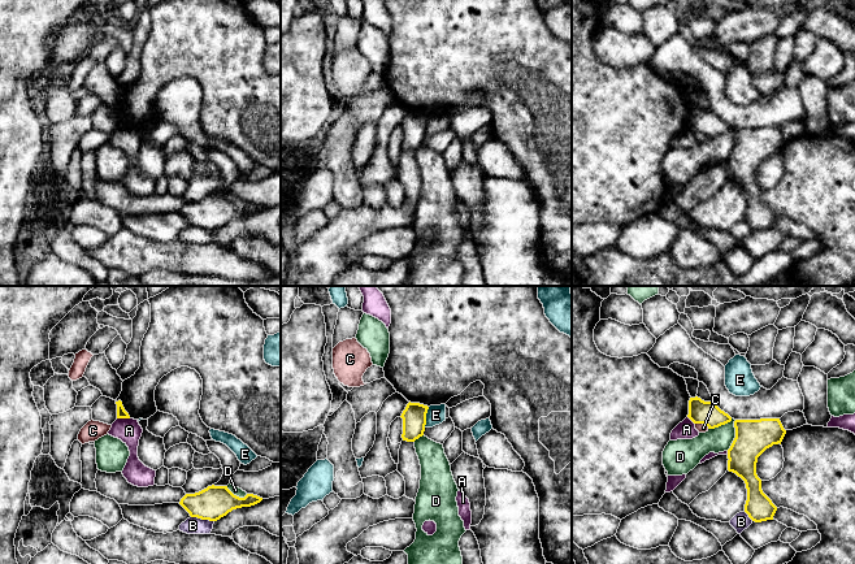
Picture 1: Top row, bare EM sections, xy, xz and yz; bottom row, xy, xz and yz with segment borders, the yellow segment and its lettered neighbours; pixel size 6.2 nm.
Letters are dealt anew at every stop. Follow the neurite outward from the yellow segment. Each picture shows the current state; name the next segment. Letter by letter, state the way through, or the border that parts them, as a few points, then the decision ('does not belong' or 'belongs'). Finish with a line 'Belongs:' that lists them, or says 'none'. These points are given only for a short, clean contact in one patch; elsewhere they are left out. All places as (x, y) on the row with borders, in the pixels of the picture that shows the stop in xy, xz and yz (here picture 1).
A: does not belong
B: does not belong
C: along yz (695, 422), (702, 422), (708, 428) | does not belong
D: does not belong
E: does not belong
Belongs: none

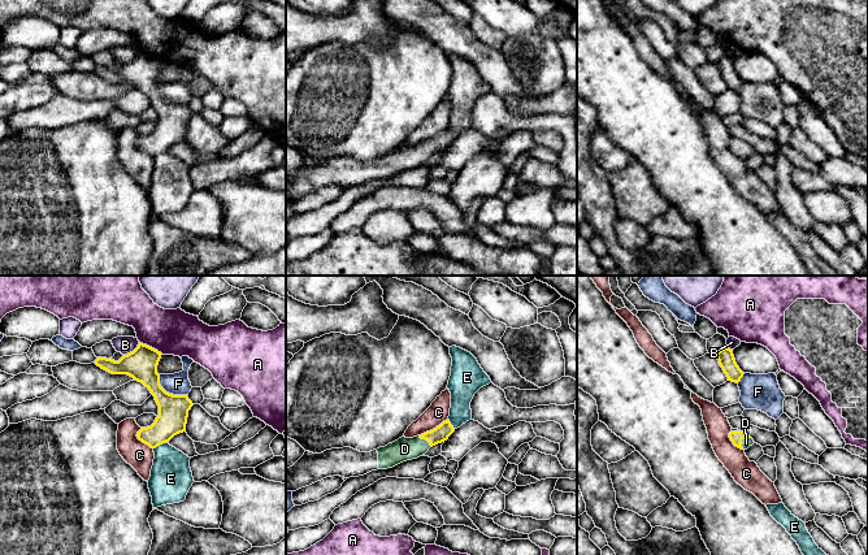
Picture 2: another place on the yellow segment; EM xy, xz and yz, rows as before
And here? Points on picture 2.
A: does not belong
B: does not belong
C: does not belong
D: across yz (736, 437), (741, 441), (746, 443) | belongs
E: along xy (166, 441), (153, 449) | does not belong
F: does not belong
Belongs: D

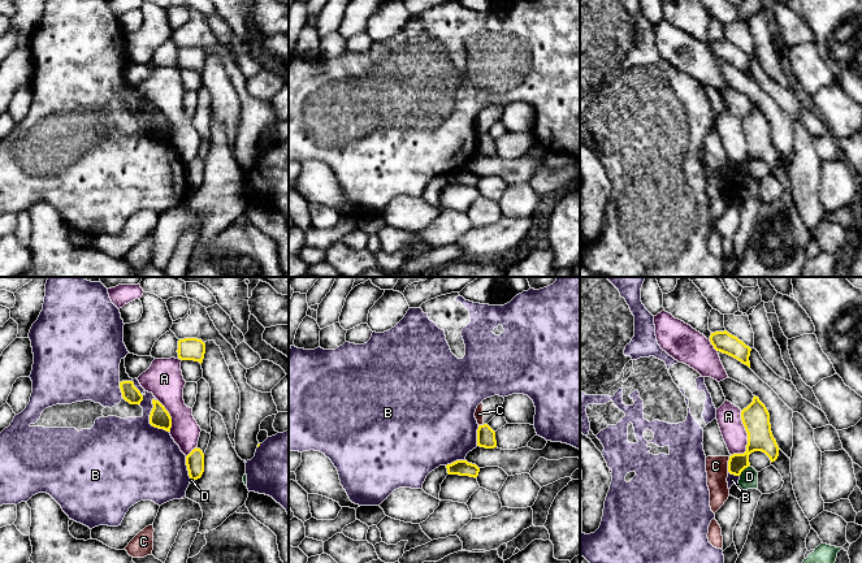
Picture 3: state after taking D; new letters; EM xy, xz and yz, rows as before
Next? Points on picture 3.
A: does not belong
B: does not belong
C: along yz (730, 457), (727, 471) | does not belong
D: along yz (749, 464), (739, 475) | does not belong
Belongs: none

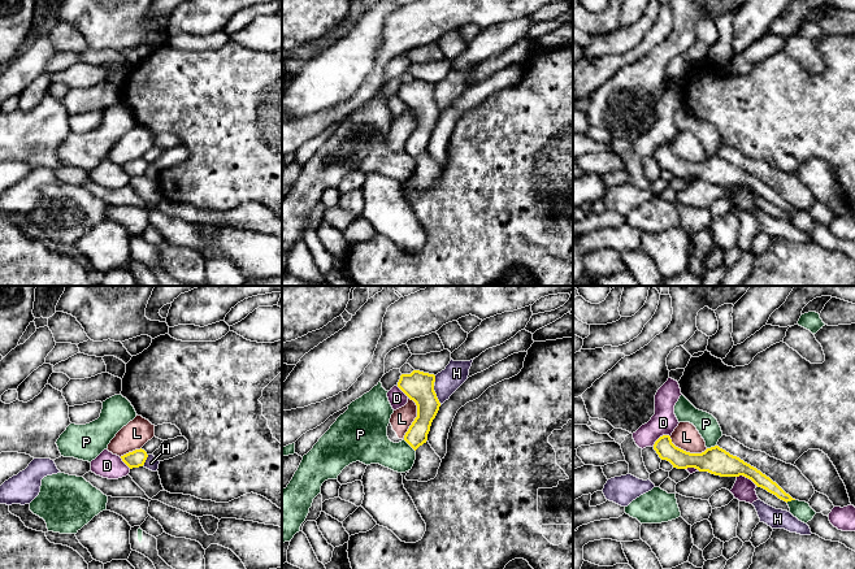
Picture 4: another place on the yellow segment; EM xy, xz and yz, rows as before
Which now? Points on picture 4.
D: does not belong
H: does not belong
L: does not belong
P: does not belong
Belongs: none

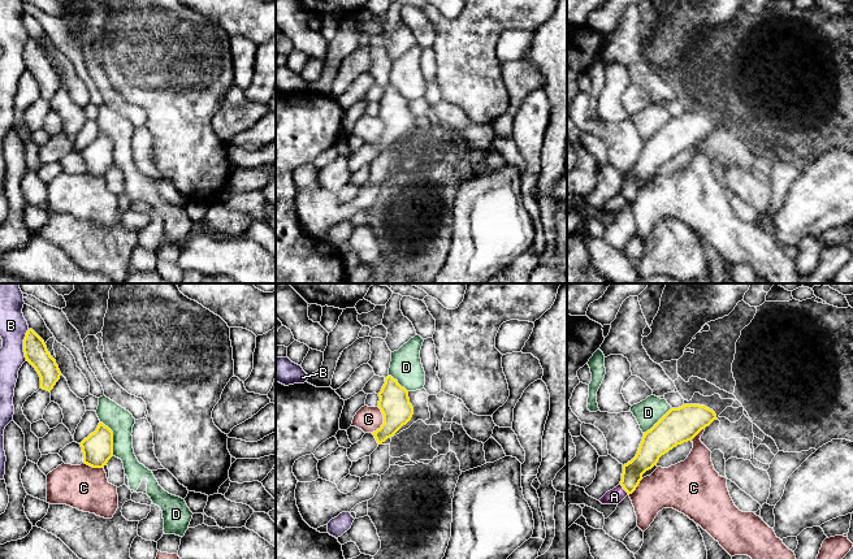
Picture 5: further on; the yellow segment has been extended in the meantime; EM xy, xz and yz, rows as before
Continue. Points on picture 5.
A: does not belong
B: does not belong
C: does not belong
D: along xy (100, 421), (112, 432), (113, 455) | does not belong
Belongs: none

